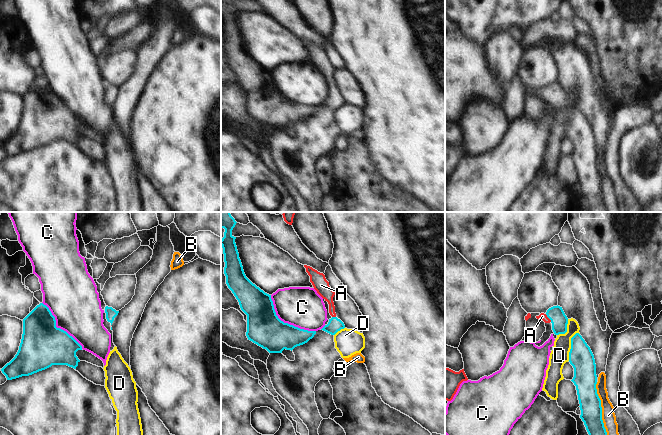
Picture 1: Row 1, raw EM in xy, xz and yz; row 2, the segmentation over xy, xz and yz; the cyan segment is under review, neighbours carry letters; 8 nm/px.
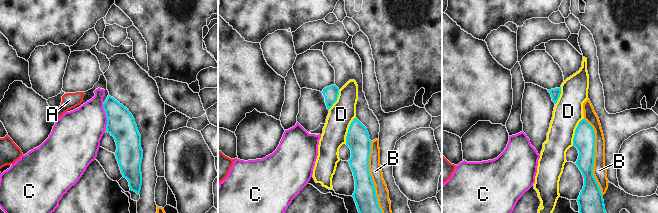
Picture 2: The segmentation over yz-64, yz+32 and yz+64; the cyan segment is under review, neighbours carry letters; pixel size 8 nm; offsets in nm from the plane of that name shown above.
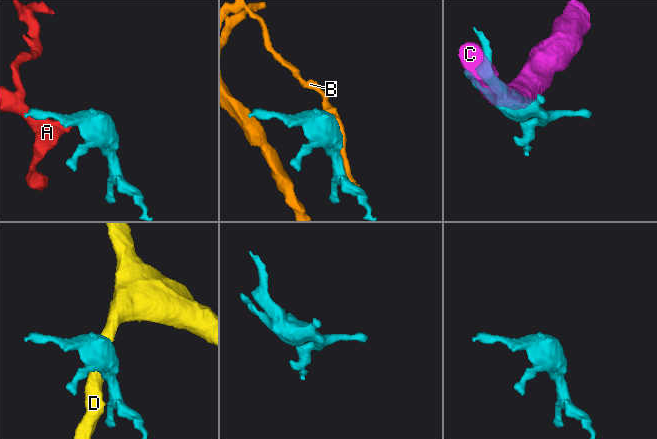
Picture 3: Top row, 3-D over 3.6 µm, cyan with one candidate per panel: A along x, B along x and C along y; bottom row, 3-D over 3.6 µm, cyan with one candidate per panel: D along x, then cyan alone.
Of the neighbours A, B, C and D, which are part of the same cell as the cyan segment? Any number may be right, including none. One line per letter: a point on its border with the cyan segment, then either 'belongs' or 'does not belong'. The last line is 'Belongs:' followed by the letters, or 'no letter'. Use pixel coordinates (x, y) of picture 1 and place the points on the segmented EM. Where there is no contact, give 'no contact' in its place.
A: yz (548, 317) | belongs
B: yz (601, 408) | does not belong
C: xz (286, 323) | does not belong
D: yz (571, 346) | does not belong
Belongs: A

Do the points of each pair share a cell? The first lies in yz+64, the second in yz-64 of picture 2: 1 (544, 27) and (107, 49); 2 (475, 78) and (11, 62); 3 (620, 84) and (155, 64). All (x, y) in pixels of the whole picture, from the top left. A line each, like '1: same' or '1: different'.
1: different
2: same
3: same

